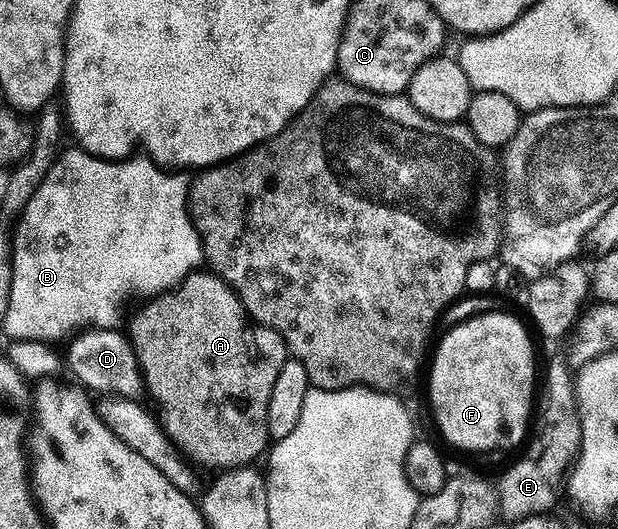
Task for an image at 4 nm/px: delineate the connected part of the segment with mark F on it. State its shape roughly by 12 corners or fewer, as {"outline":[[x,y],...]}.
{"outline":[[483,313],[434,346],[449,444],[511,449],[537,397],[528,326]]}

